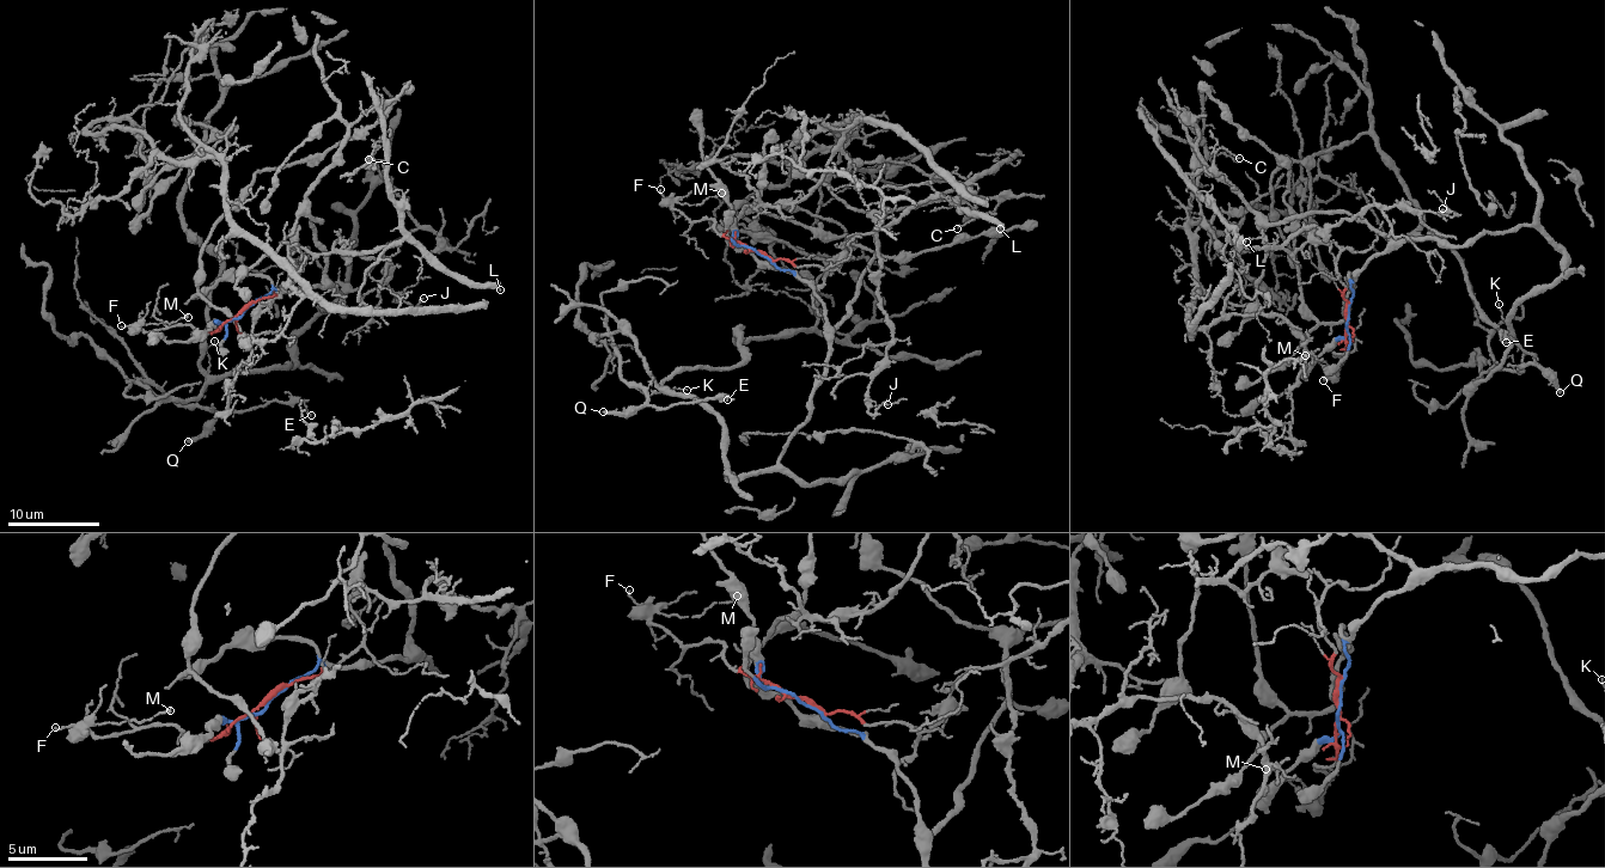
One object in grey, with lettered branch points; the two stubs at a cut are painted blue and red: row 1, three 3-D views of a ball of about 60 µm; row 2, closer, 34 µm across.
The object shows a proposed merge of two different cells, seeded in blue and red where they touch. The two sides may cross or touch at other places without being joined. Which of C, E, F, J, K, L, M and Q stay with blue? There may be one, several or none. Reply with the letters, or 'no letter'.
E, K, Q

